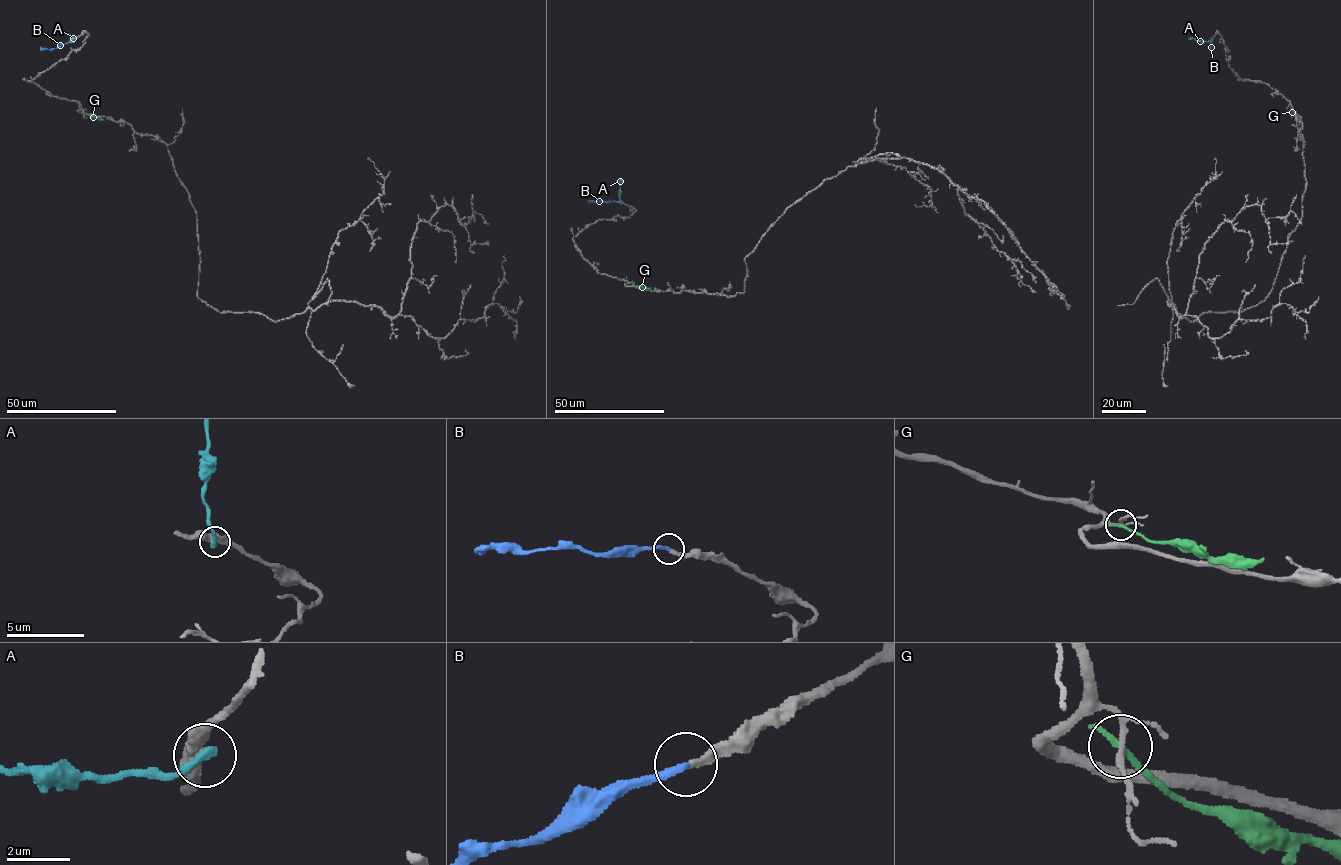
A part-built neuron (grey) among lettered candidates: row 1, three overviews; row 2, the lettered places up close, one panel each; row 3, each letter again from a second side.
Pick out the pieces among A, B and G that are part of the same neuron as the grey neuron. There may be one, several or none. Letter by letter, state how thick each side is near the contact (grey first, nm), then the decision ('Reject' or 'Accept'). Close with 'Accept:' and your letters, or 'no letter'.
A: Thickness 440 nm (grey) against 320 nm. Reject
B: Thickness 240 nm (grey) against 240 nm. Accept
G: Thickness 130 nm (grey) against 240 nm. Reject
Accept: B

